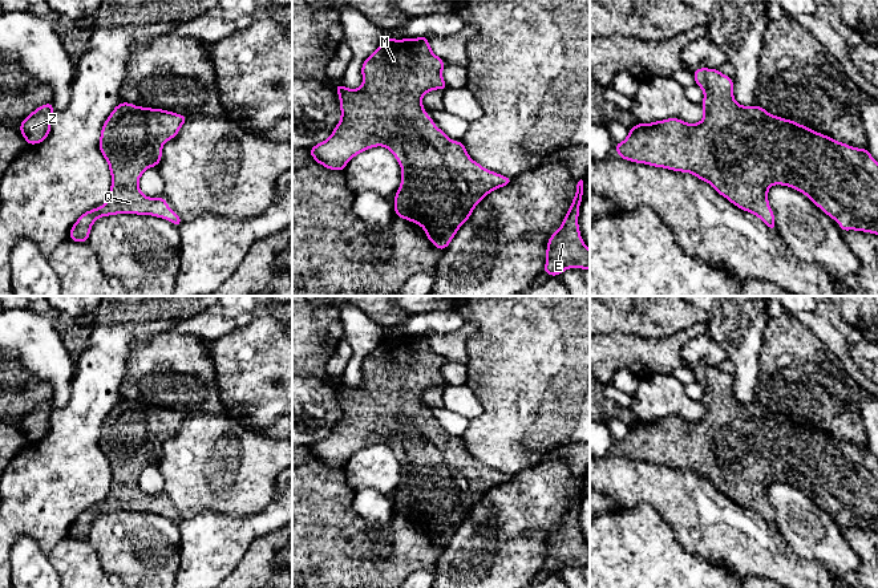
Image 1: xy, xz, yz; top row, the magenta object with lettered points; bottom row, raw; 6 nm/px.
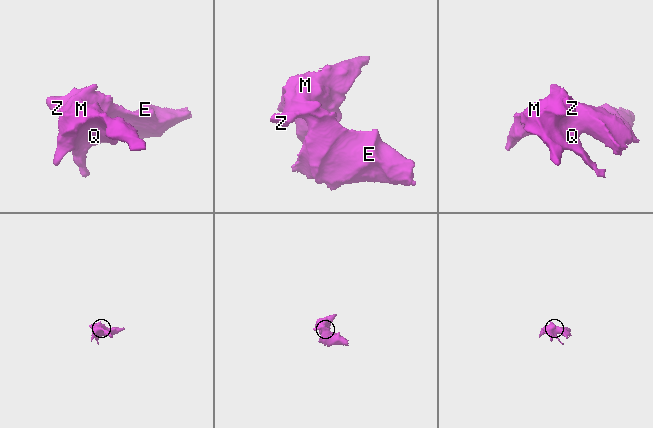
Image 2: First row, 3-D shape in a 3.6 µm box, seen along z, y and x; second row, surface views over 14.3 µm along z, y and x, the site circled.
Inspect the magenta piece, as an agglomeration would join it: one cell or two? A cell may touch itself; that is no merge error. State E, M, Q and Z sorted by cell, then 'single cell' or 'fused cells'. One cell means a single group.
E M Q Z | single cell

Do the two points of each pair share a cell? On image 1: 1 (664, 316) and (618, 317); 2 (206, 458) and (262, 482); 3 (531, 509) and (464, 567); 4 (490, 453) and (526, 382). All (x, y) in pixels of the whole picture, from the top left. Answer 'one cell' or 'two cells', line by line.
1: one cell
2: one cell
3: one cell
4: one cell

